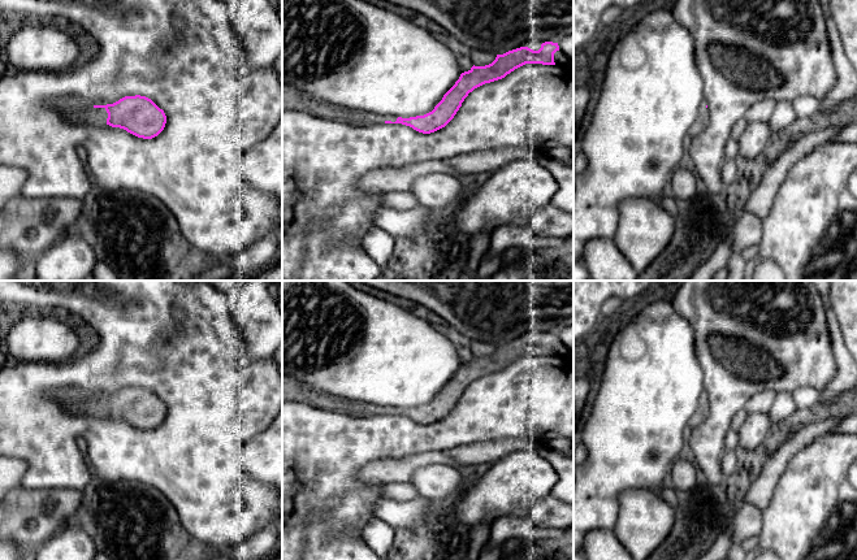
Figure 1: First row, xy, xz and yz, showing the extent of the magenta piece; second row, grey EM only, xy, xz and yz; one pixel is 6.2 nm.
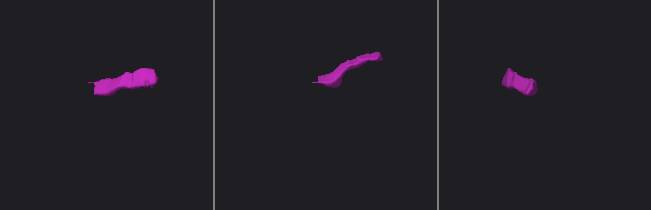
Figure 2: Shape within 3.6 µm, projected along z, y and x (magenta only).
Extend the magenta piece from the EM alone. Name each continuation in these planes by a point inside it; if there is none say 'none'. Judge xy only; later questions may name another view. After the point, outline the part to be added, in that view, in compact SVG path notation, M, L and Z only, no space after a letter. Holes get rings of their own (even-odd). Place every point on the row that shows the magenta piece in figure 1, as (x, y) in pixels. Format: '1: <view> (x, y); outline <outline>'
1: xy (73, 107); outline M78 96L55 99L53 105L75 122L90 122L96 126L107 123L108 113L105 108L90 109L87 103Z

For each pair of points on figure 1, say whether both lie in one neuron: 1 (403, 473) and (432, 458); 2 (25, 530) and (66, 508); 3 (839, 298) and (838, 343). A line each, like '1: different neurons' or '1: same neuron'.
1: same neuron
2: same neuron
3: different neurons

